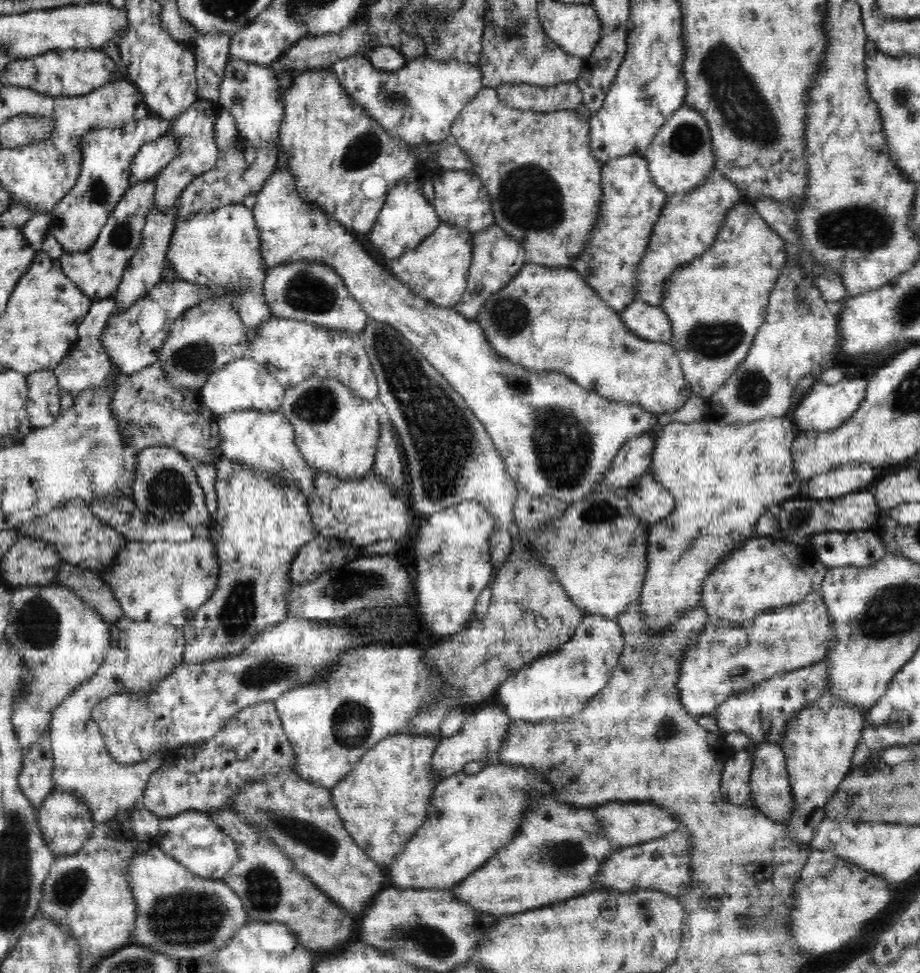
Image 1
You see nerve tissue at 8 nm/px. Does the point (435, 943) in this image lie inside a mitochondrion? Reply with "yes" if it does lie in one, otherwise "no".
yes

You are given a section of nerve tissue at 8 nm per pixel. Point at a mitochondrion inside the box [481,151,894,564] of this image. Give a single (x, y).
(562, 448)

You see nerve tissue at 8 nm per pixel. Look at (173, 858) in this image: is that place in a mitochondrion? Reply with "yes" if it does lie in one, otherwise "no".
no

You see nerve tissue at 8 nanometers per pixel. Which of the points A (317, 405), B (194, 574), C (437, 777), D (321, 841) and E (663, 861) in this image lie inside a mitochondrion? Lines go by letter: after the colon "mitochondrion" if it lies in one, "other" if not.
A: mitochondrion
B: other
C: other
D: mitochondrion
E: other

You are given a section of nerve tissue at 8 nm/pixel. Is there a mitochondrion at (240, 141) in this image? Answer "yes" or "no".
no

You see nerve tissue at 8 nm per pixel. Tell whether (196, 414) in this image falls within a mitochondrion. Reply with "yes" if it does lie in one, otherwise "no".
no

